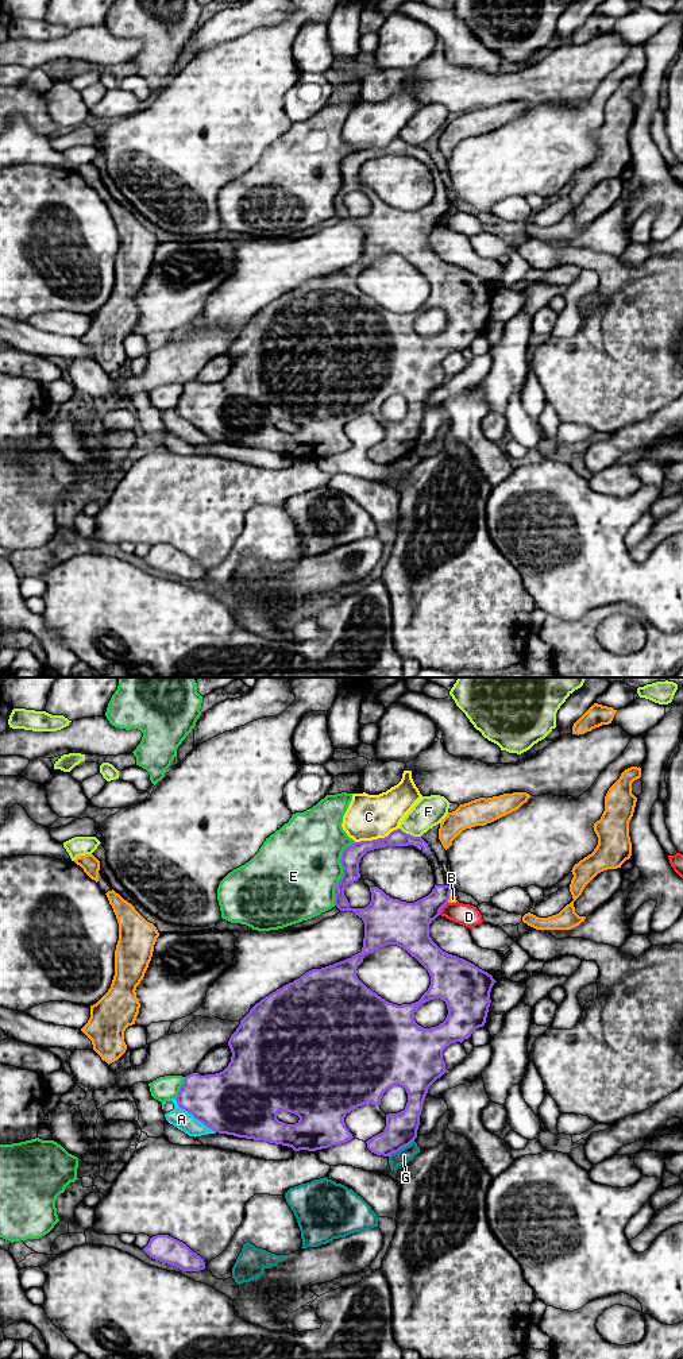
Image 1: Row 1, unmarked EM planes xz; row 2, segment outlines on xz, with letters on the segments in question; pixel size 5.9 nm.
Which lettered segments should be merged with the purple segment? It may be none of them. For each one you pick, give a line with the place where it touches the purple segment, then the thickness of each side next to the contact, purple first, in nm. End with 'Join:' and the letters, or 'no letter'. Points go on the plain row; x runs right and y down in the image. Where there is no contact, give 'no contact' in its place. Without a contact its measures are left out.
Join: no letter

